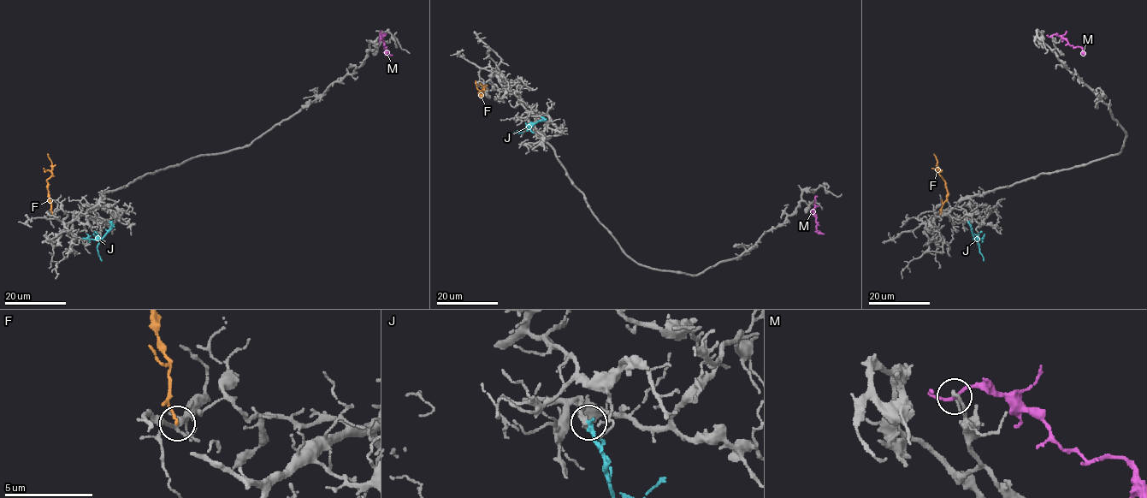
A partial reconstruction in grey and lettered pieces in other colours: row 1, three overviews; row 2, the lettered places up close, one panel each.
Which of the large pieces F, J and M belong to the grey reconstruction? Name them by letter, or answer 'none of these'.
J

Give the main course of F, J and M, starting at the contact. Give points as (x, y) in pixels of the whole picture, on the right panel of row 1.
F: (940, 213), (947, 189), (938, 174), (934, 154)
J: (968, 222), (984, 261)
M: (1051, 36), (1061, 35), (1070, 45), (1080, 46), (1084, 55)

